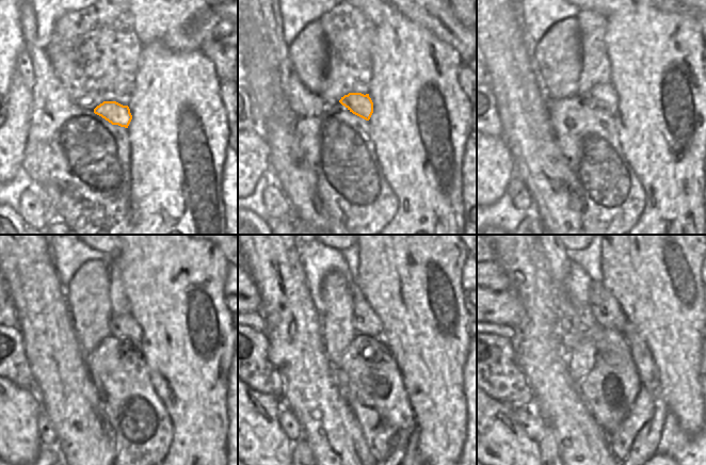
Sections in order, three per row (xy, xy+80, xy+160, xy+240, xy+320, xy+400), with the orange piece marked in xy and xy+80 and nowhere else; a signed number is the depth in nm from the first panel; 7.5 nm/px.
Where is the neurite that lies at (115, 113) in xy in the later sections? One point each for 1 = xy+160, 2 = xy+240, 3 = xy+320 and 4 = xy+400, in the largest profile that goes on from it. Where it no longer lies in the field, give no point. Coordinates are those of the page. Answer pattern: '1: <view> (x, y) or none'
1: xy+160 (605, 96)
2: xy+240 (122, 325)
3: xy+320 (365, 321)
4: xy+400 (606, 309)

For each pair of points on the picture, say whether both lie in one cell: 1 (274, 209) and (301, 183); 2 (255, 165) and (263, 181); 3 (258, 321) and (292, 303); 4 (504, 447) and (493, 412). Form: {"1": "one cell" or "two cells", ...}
{"1": "two cells", "2": "two cells", "3": "two cells", "4": "one cell"}

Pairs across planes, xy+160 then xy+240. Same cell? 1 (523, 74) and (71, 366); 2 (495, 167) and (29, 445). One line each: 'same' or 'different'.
1: same
2: same

